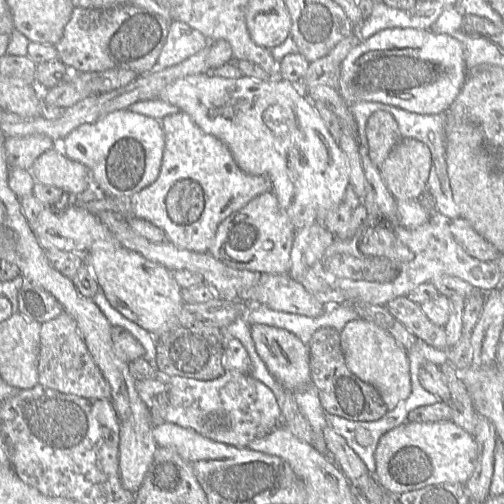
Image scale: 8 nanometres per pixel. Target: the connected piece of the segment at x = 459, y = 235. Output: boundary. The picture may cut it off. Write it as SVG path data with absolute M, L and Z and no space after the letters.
M462 217L449 221L449 227L456 241L472 257L485 262L494 262L502 255Z

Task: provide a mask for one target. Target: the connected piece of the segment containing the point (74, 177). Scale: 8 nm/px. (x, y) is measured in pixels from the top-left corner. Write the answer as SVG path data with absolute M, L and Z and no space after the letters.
M57 146L36 159L31 173L34 183L37 181L78 196L93 185L89 169L84 164L68 158Z

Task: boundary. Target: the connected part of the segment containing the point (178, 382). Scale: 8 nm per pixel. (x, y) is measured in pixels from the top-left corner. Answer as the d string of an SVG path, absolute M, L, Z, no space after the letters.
M227 371L222 377L211 381L200 381L184 377L163 378L168 387L169 403L166 408L151 408L153 425L176 424L191 429L215 442L247 448L253 441L269 435L282 425L281 407L274 393L262 382L249 374Z

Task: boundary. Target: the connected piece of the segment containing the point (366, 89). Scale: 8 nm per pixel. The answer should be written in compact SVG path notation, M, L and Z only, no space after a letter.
M414 28L384 29L363 40L342 62L338 93L348 106L361 101L380 102L417 114L441 114L459 95L468 74L462 44L455 38Z

